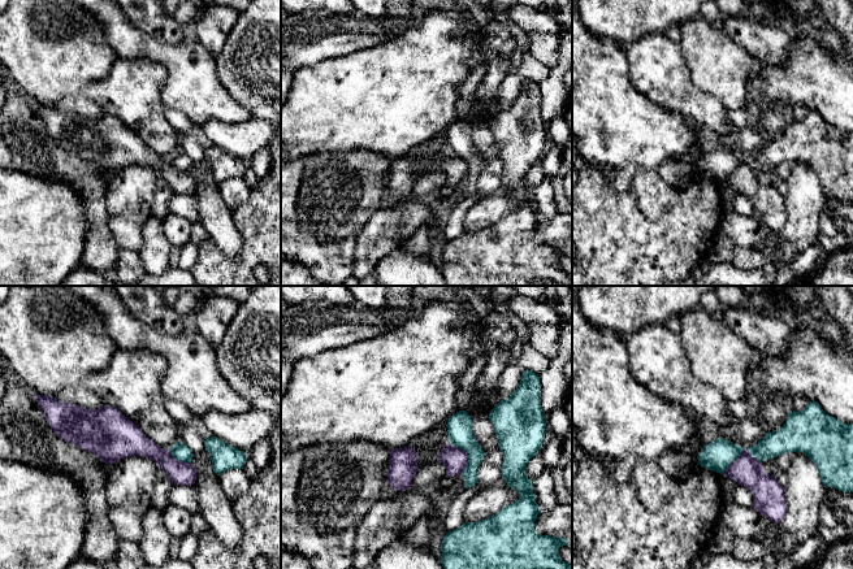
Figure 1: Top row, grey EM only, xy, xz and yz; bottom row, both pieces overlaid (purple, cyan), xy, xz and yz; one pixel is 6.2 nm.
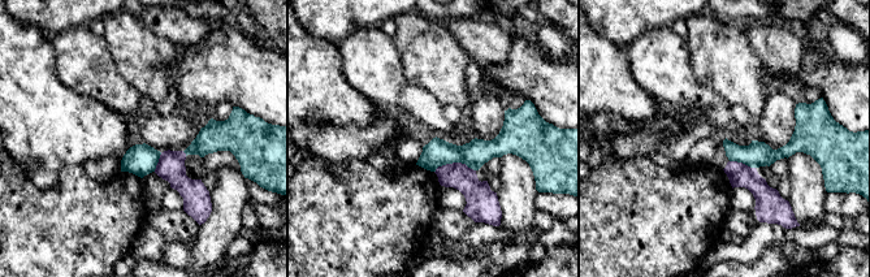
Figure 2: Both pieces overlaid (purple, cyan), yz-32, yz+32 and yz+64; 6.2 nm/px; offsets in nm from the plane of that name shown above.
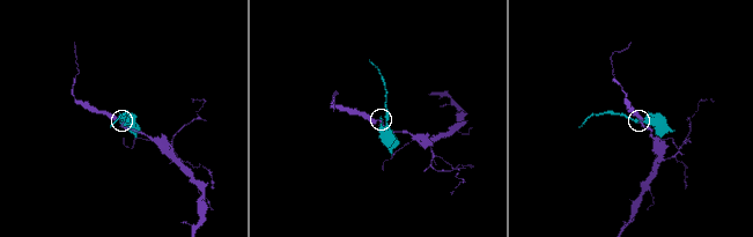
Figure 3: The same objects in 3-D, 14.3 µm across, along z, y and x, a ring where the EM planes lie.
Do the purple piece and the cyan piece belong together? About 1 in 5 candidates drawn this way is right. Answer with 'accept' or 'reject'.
reject

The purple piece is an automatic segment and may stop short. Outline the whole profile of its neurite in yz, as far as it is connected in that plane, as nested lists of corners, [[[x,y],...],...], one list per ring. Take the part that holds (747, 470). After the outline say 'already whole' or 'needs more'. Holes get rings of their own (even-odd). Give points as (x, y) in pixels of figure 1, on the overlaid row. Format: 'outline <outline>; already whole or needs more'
outline [[[746,448],[723,474],[740,486],[749,488],[754,496],[754,505],[752,508],[770,521],[778,524],[785,517],[784,487],[779,485],[774,475],[763,472],[762,464]]]; already whole

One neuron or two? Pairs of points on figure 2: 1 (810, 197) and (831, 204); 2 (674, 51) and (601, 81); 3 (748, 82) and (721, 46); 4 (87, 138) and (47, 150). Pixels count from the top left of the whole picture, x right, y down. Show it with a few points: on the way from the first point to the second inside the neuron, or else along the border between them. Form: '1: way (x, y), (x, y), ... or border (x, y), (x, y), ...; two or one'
1: border (827, 193), (823, 200), (825, 212); two
2: border (626, 50), (632, 77), (649, 92); two
3: way (739, 73), (721, 55); one
4: way (77, 138), (57, 139); one

